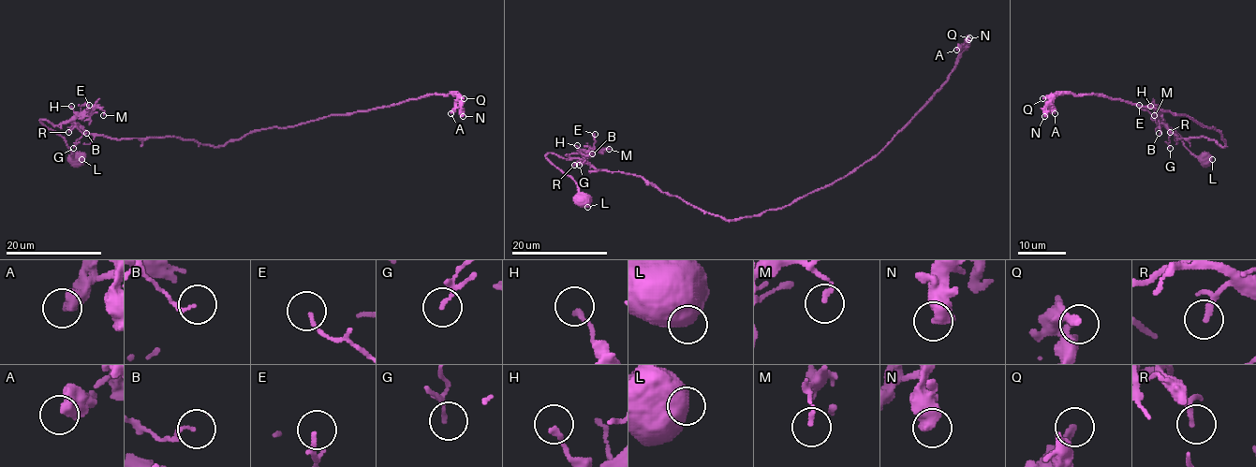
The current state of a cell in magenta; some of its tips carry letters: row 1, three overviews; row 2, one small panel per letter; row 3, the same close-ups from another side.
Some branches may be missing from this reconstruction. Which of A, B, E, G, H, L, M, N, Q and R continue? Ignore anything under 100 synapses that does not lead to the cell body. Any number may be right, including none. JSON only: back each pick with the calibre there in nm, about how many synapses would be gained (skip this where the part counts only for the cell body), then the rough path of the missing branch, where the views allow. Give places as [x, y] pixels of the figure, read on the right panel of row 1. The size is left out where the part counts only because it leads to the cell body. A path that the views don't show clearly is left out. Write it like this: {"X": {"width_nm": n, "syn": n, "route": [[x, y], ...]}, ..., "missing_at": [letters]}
{"missing_at": []}

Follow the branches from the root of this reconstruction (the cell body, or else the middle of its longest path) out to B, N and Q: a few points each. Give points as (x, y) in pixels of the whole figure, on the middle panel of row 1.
B: (749, 217), (725, 221), (675, 196), (660, 192), (641, 177), (595, 169), (582, 155), (592, 153)
N: (749, 217), (790, 205), (809, 194), (832, 185), (871, 160), (947, 80), (968, 39)
Q: (749, 217), (790, 205), (809, 194), (832, 185), (871, 160), (947, 80), (960, 50), (969, 37)

